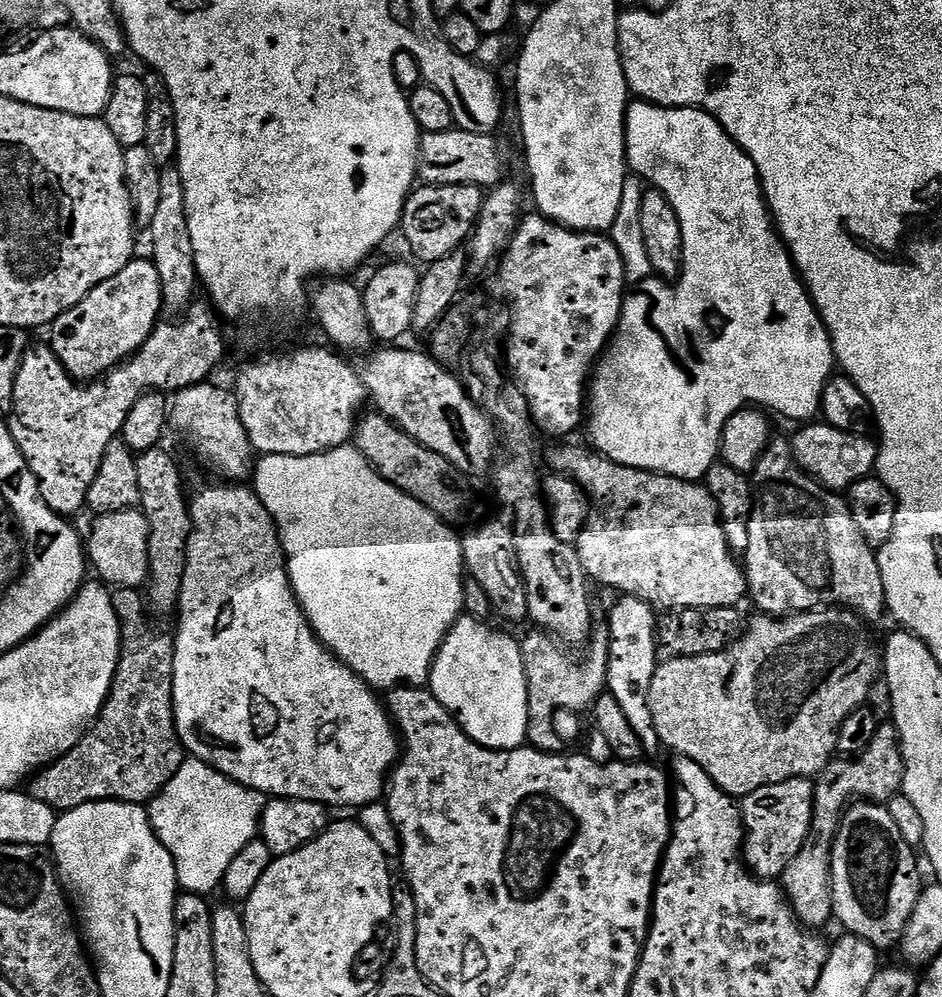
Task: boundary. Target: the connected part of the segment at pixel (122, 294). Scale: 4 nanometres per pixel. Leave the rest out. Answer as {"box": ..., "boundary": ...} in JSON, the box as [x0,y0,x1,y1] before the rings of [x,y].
{"box":[50,258,163,380],"boundary":[[[134,258],[114,278],[94,286],[78,306],[66,310],[50,325],[50,347],[72,379],[99,380],[143,346],[156,329],[163,308],[162,282],[158,282],[156,265],[148,258]]]}

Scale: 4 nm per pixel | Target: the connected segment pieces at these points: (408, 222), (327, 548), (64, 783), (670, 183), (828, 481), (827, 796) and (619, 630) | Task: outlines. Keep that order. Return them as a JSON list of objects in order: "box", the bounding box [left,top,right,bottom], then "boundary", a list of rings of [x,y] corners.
[{"box":[400,184,485,265],"boundary":[[[434,184],[431,186],[420,186],[413,191],[404,203],[404,215],[400,217],[400,228],[404,232],[404,240],[408,248],[424,260],[425,265],[433,264],[438,258],[451,256],[453,252],[461,247],[460,243],[467,241],[472,235],[476,221],[480,218],[480,207],[484,205],[485,193],[474,184]]]},{"box":[254,446,464,690],"boundary":[[[354,446],[331,448],[329,452],[319,452],[309,456],[260,456],[254,464],[254,491],[266,510],[272,515],[272,521],[280,532],[280,544],[284,547],[284,558],[288,566],[288,577],[296,595],[296,601],[306,614],[310,626],[316,631],[321,644],[332,651],[338,660],[354,674],[358,674],[373,689],[391,690],[397,686],[424,686],[432,675],[432,664],[438,650],[444,645],[446,634],[456,624],[464,612],[464,545],[452,537],[449,525],[436,516],[426,506],[398,490],[368,465],[368,460]]]},{"box":[31,588,186,814],"boundary":[[[116,588],[112,592],[112,605],[120,619],[120,661],[116,667],[116,677],[112,680],[112,689],[108,691],[108,700],[100,711],[100,717],[84,733],[84,737],[66,755],[52,761],[31,781],[32,796],[62,814],[99,800],[121,800],[123,804],[147,805],[163,790],[166,782],[178,774],[186,759],[186,749],[180,742],[180,735],[176,733],[172,705],[176,649],[173,633],[163,632],[151,620],[153,617],[146,607],[145,597],[135,588]]]},{"box":[586,99,834,482],"boundary":[[[641,99],[628,105],[624,133],[627,167],[639,176],[641,181],[647,182],[655,191],[663,194],[670,202],[670,206],[674,206],[674,214],[678,214],[678,222],[682,226],[684,258],[675,282],[669,282],[664,278],[649,278],[639,281],[633,287],[636,289],[633,292],[631,289],[625,295],[616,331],[612,333],[612,338],[590,380],[590,411],[586,416],[586,428],[588,424],[588,432],[592,435],[591,447],[601,456],[613,460],[615,464],[642,468],[646,472],[658,472],[665,476],[676,476],[679,480],[700,482],[710,470],[710,466],[717,463],[721,430],[726,426],[728,419],[745,406],[756,405],[764,410],[773,408],[778,415],[785,416],[788,420],[811,421],[815,417],[812,415],[820,412],[820,398],[824,393],[824,385],[834,375],[834,357],[832,339],[824,319],[812,303],[808,289],[804,287],[804,281],[800,279],[796,265],[792,262],[792,256],[774,227],[754,162],[750,162],[747,154],[723,130],[718,130],[715,120],[696,120],[696,116],[698,112],[695,108],[663,108],[661,104],[650,104]]]},{"box":[791,422,877,490],"boundary":[[[812,422],[804,428],[796,437],[791,437],[792,457],[796,460],[796,465],[804,472],[807,472],[812,479],[817,480],[828,490],[847,490],[854,482],[864,479],[876,467],[877,449],[863,435],[854,432],[843,432],[834,426],[823,422]]]},{"box":[782,722,904,930],"boundary":[[[884,722],[879,725],[877,733],[871,739],[870,744],[866,746],[864,752],[861,752],[855,758],[836,758],[833,759],[831,764],[828,764],[820,772],[820,775],[815,777],[814,783],[816,790],[814,792],[814,806],[812,807],[812,831],[806,834],[806,842],[802,846],[802,850],[798,850],[798,858],[794,858],[794,862],[790,862],[790,866],[786,866],[782,877],[782,891],[787,899],[789,906],[792,908],[793,914],[796,916],[797,921],[803,924],[809,930],[824,930],[828,923],[833,923],[834,913],[832,911],[832,843],[836,841],[836,831],[840,828],[840,817],[844,815],[845,808],[853,802],[887,802],[893,796],[901,795],[904,787],[904,758],[902,750],[900,749],[900,735],[897,732],[895,724],[891,722]]]},{"box":[606,595,661,753],"boundary":[[[621,595],[612,608],[612,617],[606,621],[608,629],[608,682],[607,691],[618,698],[634,734],[638,734],[645,753],[661,751],[658,730],[654,730],[654,714],[650,714],[650,682],[658,667],[656,657],[657,613],[652,605],[633,596]]]}]

